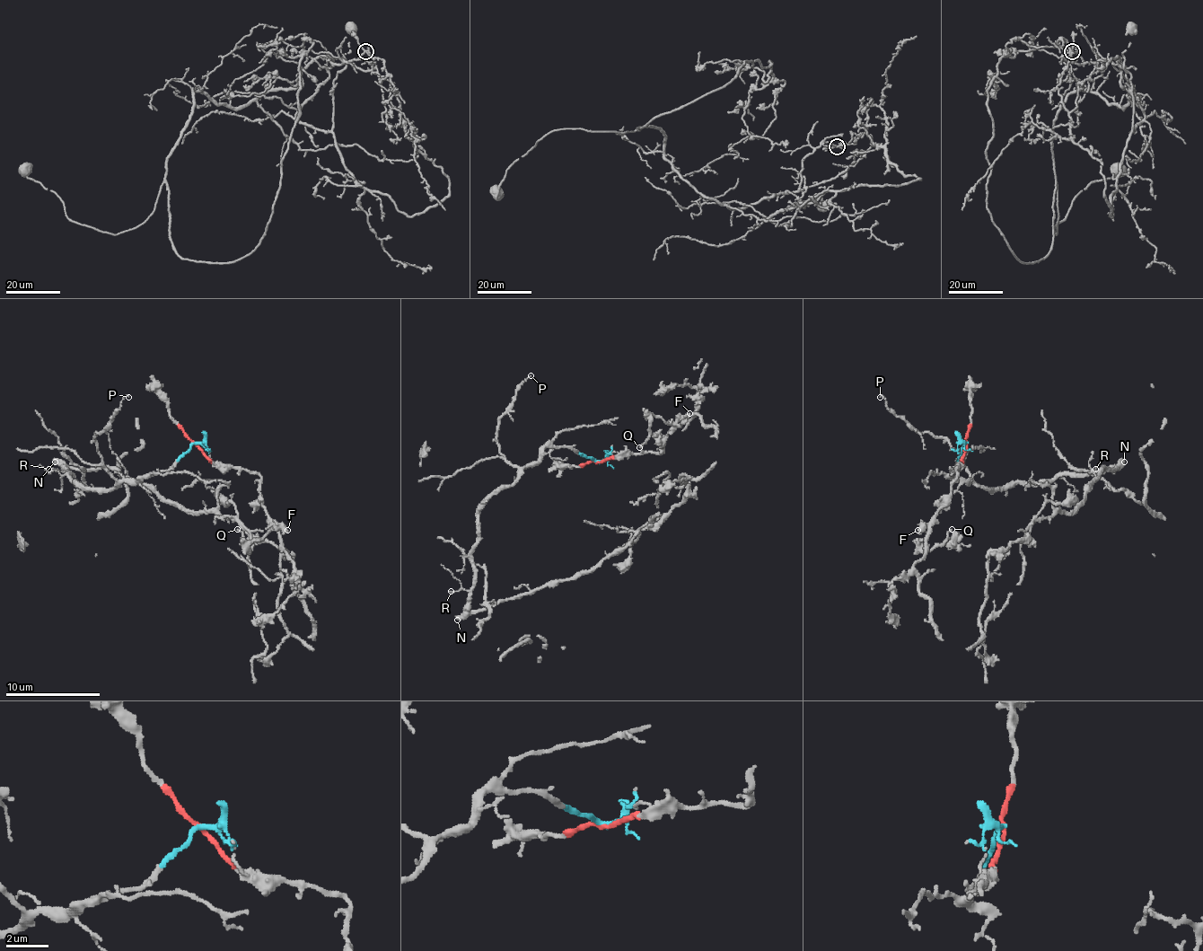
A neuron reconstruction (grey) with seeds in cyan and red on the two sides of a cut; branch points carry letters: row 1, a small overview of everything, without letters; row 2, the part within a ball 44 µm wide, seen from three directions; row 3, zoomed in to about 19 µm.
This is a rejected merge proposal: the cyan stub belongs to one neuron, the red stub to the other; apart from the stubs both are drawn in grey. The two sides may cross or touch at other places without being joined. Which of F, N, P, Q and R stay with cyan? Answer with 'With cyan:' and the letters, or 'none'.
With cyan: N, P, R

